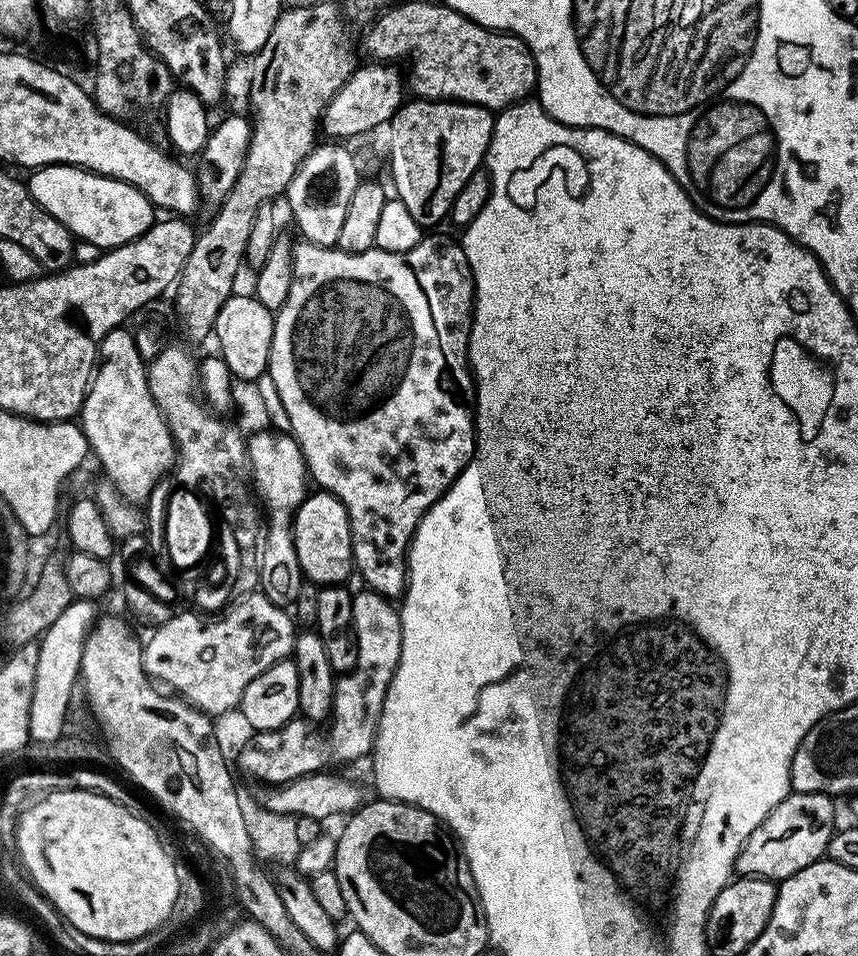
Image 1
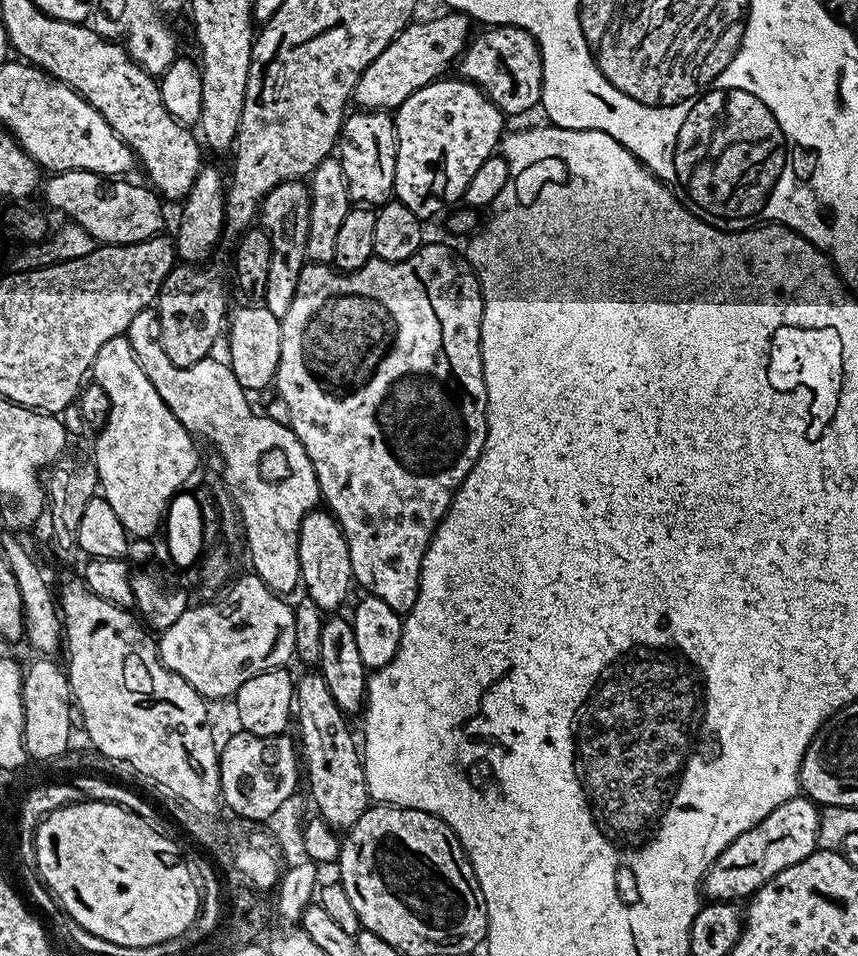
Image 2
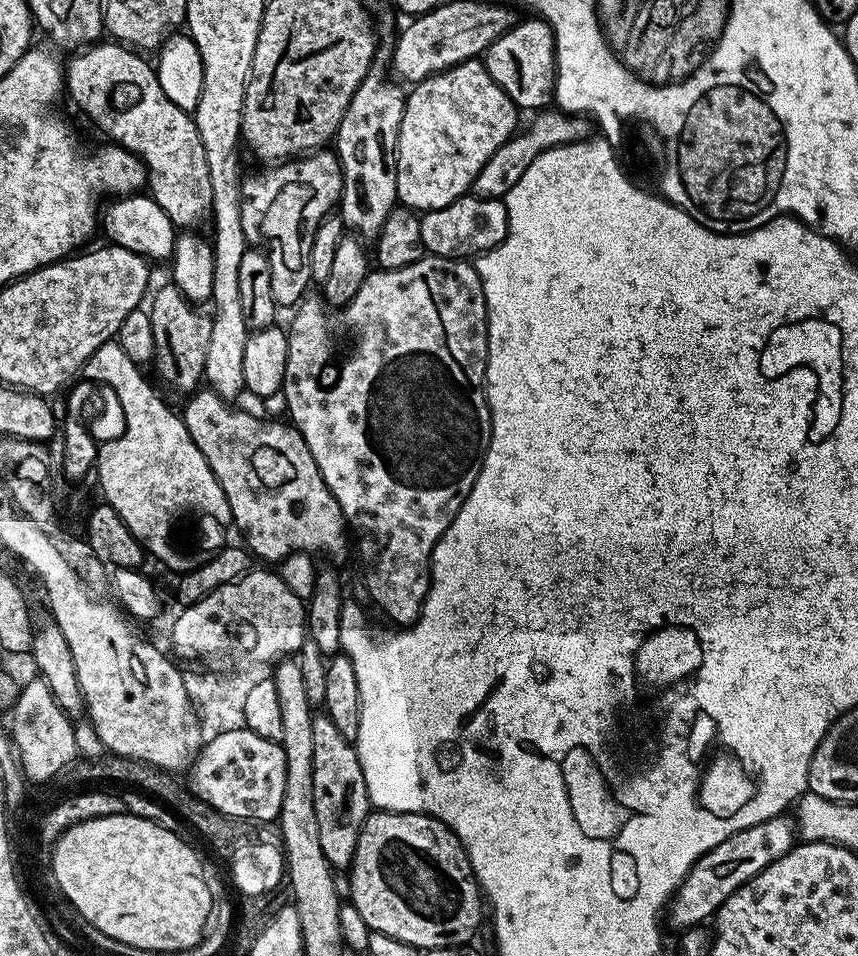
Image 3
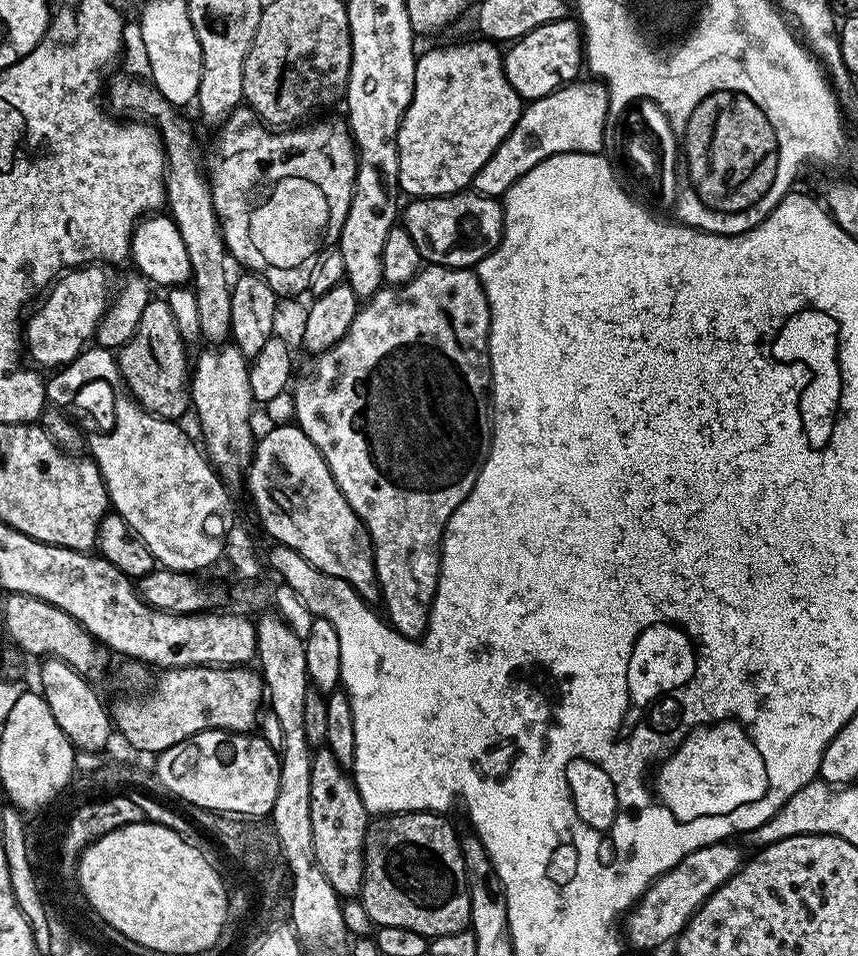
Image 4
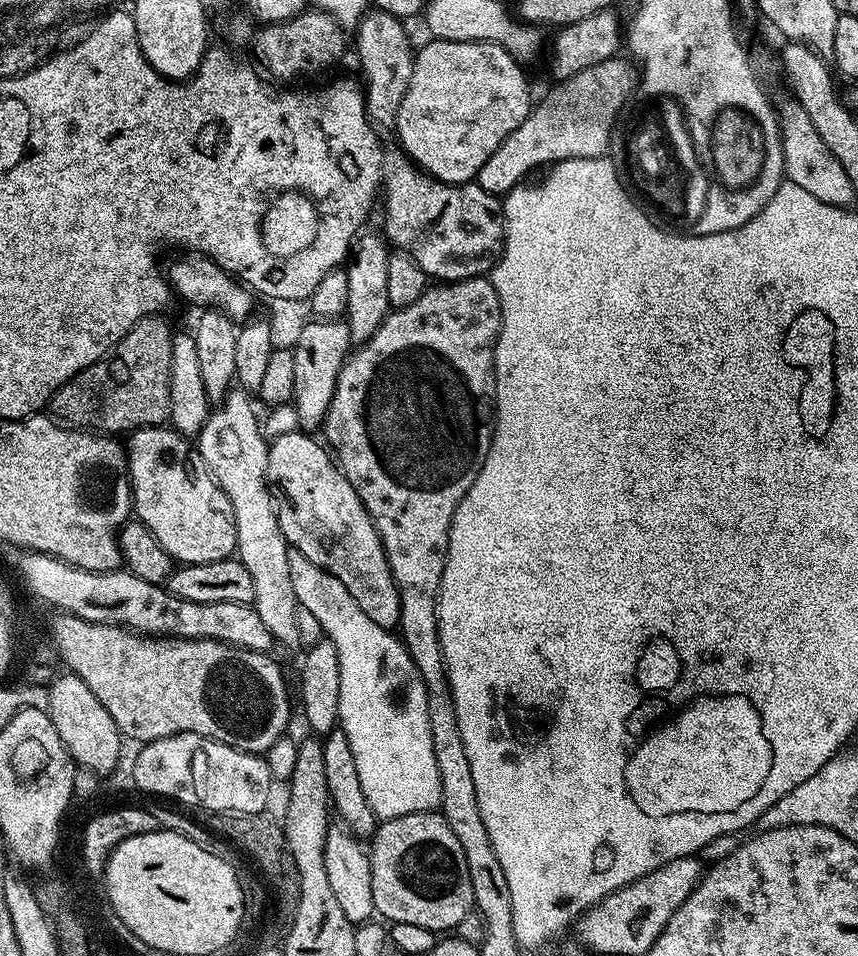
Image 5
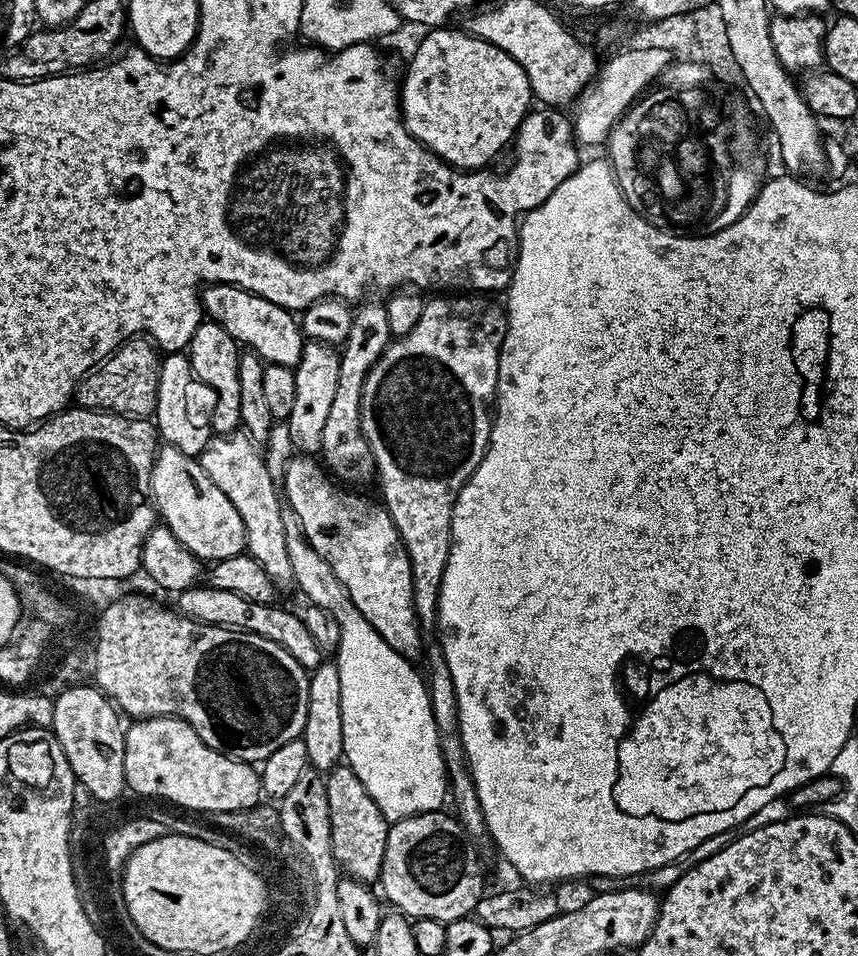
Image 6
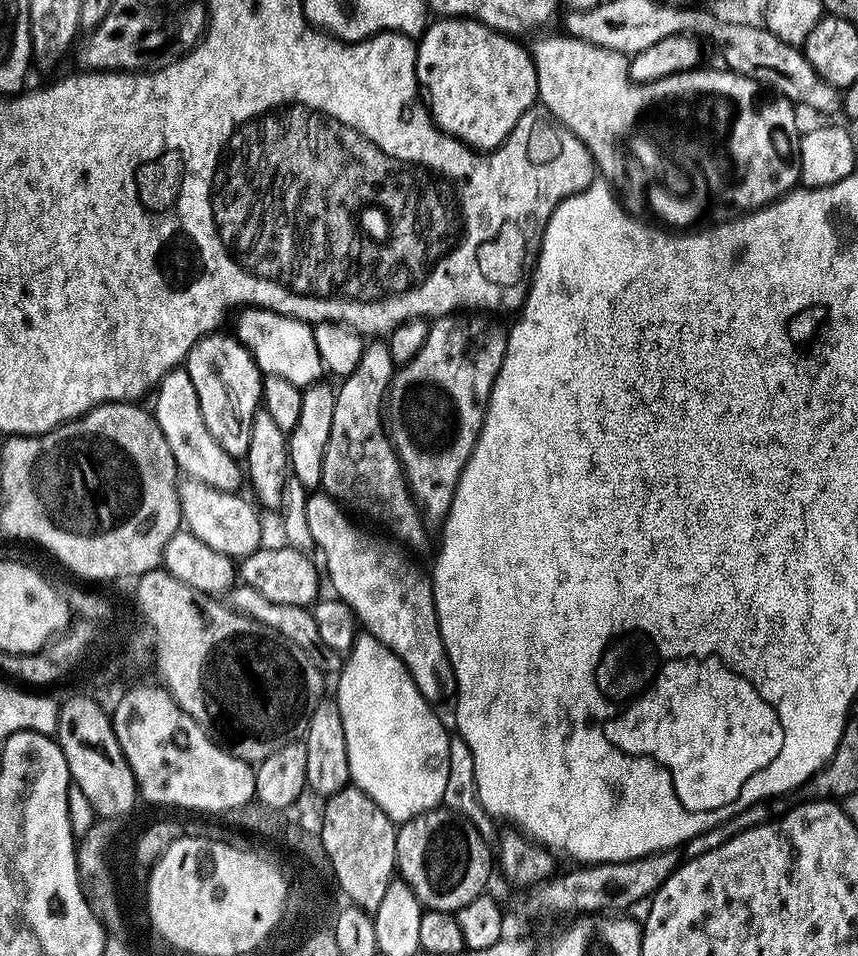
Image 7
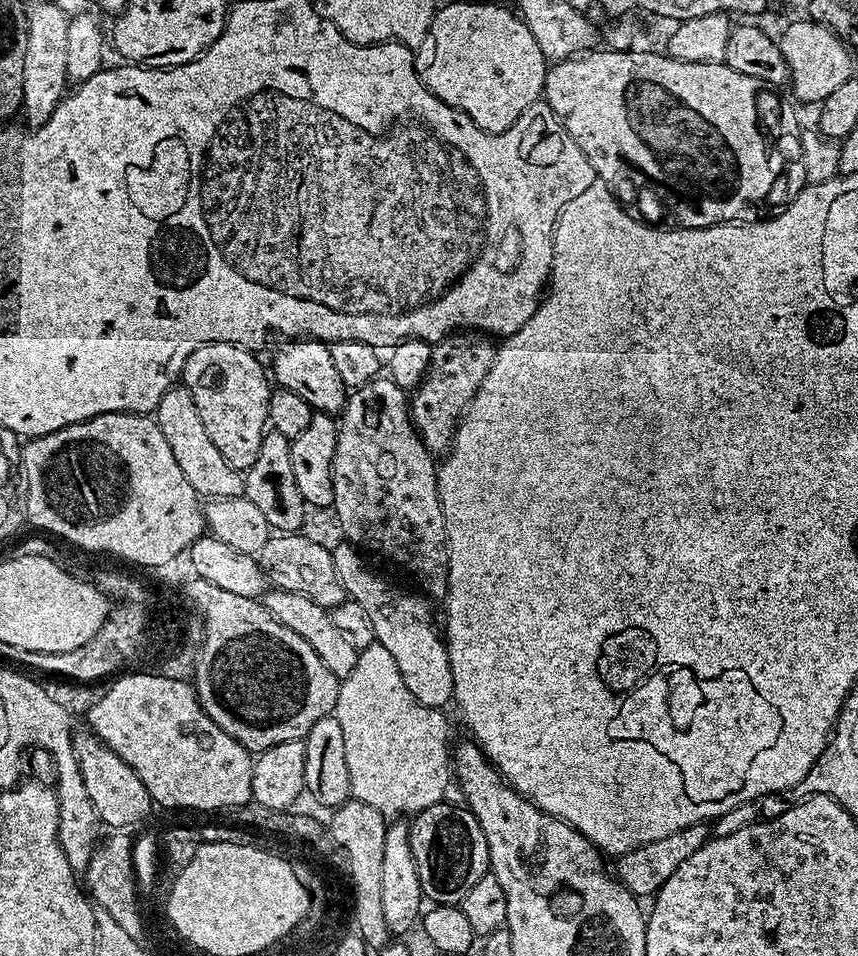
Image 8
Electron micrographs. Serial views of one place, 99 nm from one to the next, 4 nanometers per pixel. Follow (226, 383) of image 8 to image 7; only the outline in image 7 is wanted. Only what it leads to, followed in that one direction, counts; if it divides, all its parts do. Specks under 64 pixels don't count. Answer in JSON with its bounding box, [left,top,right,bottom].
[186,334,262,458]

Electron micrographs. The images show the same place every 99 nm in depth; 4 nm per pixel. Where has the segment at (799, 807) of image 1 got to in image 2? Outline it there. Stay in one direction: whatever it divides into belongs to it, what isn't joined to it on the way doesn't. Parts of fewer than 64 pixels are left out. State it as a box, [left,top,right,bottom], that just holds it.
[703,794,820,902]

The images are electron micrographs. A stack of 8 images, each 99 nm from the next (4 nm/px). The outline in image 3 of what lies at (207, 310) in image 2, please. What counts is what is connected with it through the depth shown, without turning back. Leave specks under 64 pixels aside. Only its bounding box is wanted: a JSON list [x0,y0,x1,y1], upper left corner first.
[148,283,212,394]

